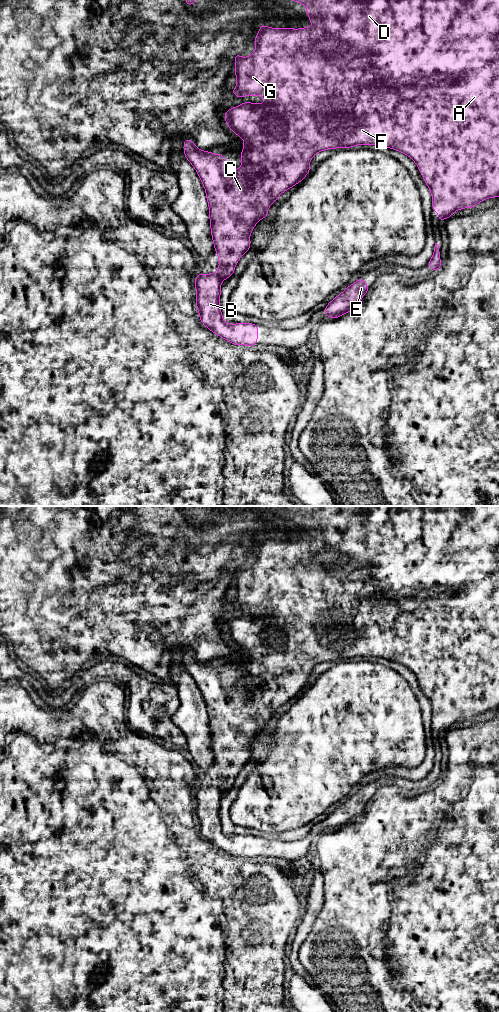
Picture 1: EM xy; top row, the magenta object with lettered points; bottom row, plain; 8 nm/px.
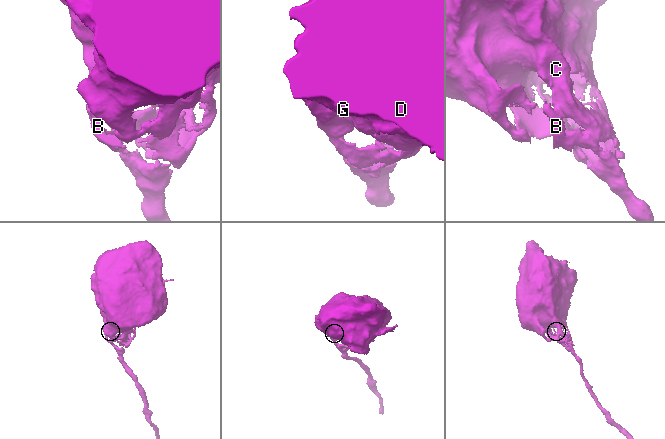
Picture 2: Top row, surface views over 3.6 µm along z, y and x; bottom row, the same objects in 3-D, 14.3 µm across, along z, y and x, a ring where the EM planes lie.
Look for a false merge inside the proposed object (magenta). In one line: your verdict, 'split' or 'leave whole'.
leave whole

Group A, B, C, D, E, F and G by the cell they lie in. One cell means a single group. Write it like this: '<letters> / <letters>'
A B C D E F G

